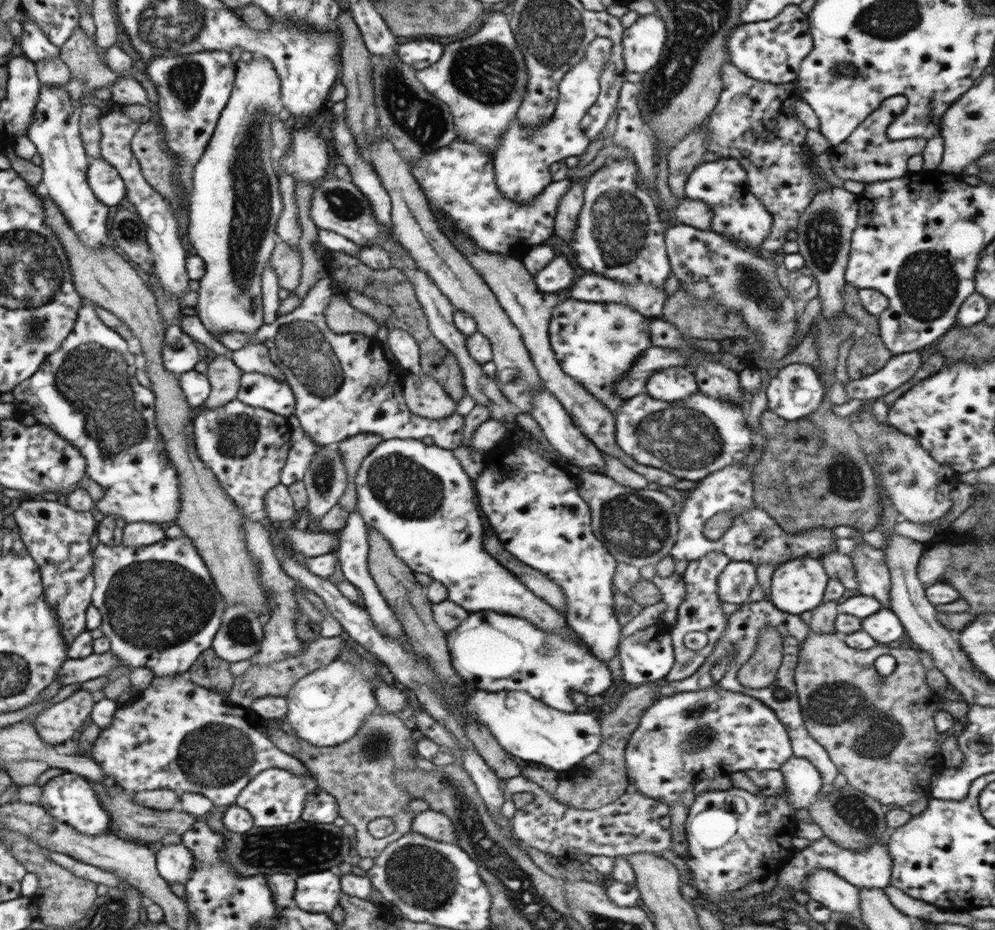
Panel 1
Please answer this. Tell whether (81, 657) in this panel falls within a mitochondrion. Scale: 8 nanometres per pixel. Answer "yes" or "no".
no

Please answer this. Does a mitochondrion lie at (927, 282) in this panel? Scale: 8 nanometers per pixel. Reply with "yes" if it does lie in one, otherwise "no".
yes

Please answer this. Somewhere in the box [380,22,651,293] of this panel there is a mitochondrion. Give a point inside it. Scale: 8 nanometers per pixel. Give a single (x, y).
(486, 71)

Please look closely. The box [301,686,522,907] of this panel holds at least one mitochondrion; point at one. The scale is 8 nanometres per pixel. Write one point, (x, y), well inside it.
(377, 745)

